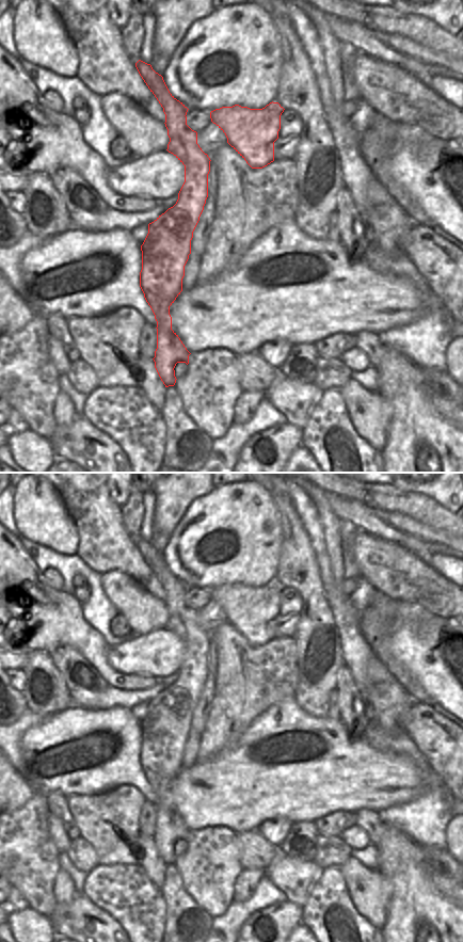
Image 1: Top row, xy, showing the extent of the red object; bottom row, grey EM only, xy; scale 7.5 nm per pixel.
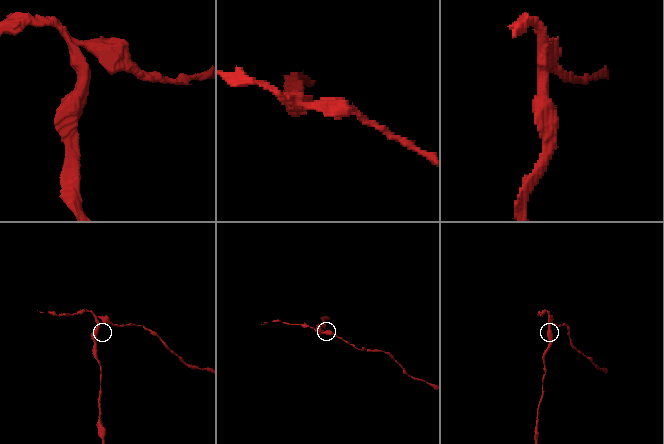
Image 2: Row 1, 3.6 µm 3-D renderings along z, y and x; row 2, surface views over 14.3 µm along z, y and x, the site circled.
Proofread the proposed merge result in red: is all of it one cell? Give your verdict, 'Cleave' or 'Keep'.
Cleave

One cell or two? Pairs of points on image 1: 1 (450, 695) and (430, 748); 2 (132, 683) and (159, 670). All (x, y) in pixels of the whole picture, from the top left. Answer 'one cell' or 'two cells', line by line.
1: two cells
2: two cells

